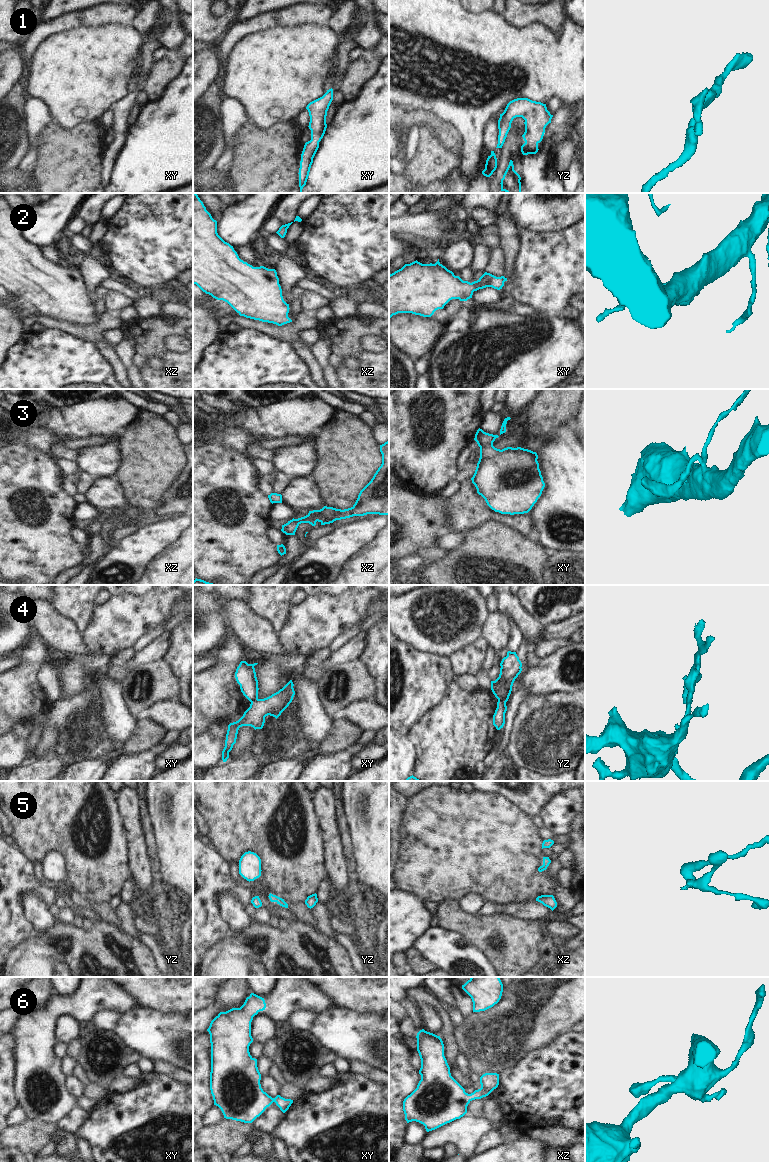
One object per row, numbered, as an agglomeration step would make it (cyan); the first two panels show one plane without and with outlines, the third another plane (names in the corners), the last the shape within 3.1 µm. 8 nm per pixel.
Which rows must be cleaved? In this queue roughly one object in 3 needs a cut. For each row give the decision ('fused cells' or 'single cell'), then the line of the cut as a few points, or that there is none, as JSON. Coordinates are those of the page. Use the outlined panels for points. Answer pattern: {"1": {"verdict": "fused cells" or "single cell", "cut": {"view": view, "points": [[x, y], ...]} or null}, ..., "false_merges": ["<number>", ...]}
{"1": {"verdict": "single cell", "cut": null}, "2": {"verdict": "single cell", "cut": null}, "3": {"verdict": "single cell", "cut": null}, "4": {"verdict": "fused cells", "cut": {"view": "yz", "points": [[498, 698], [506, 701]]}}, "5": {"verdict": "single cell", "cut": null}, "6": {"verdict": "single cell", "cut": null}, "false_merges": ["4"]}

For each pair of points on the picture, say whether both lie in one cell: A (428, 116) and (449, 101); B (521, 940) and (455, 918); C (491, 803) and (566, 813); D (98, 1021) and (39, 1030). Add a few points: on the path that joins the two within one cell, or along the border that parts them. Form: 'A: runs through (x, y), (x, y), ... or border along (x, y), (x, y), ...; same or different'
A: border along (410, 109), (431, 110), (442, 120), (453, 125); different
B: runs through (505, 937), (499, 931), (481, 931), (471, 926); same
C: border along (538, 819), (541, 825); different
D: border along (111, 1009), (101, 1008), (89, 1020); different

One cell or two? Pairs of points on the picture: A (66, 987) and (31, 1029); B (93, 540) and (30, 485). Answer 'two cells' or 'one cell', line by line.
A: two cells
B: two cells

